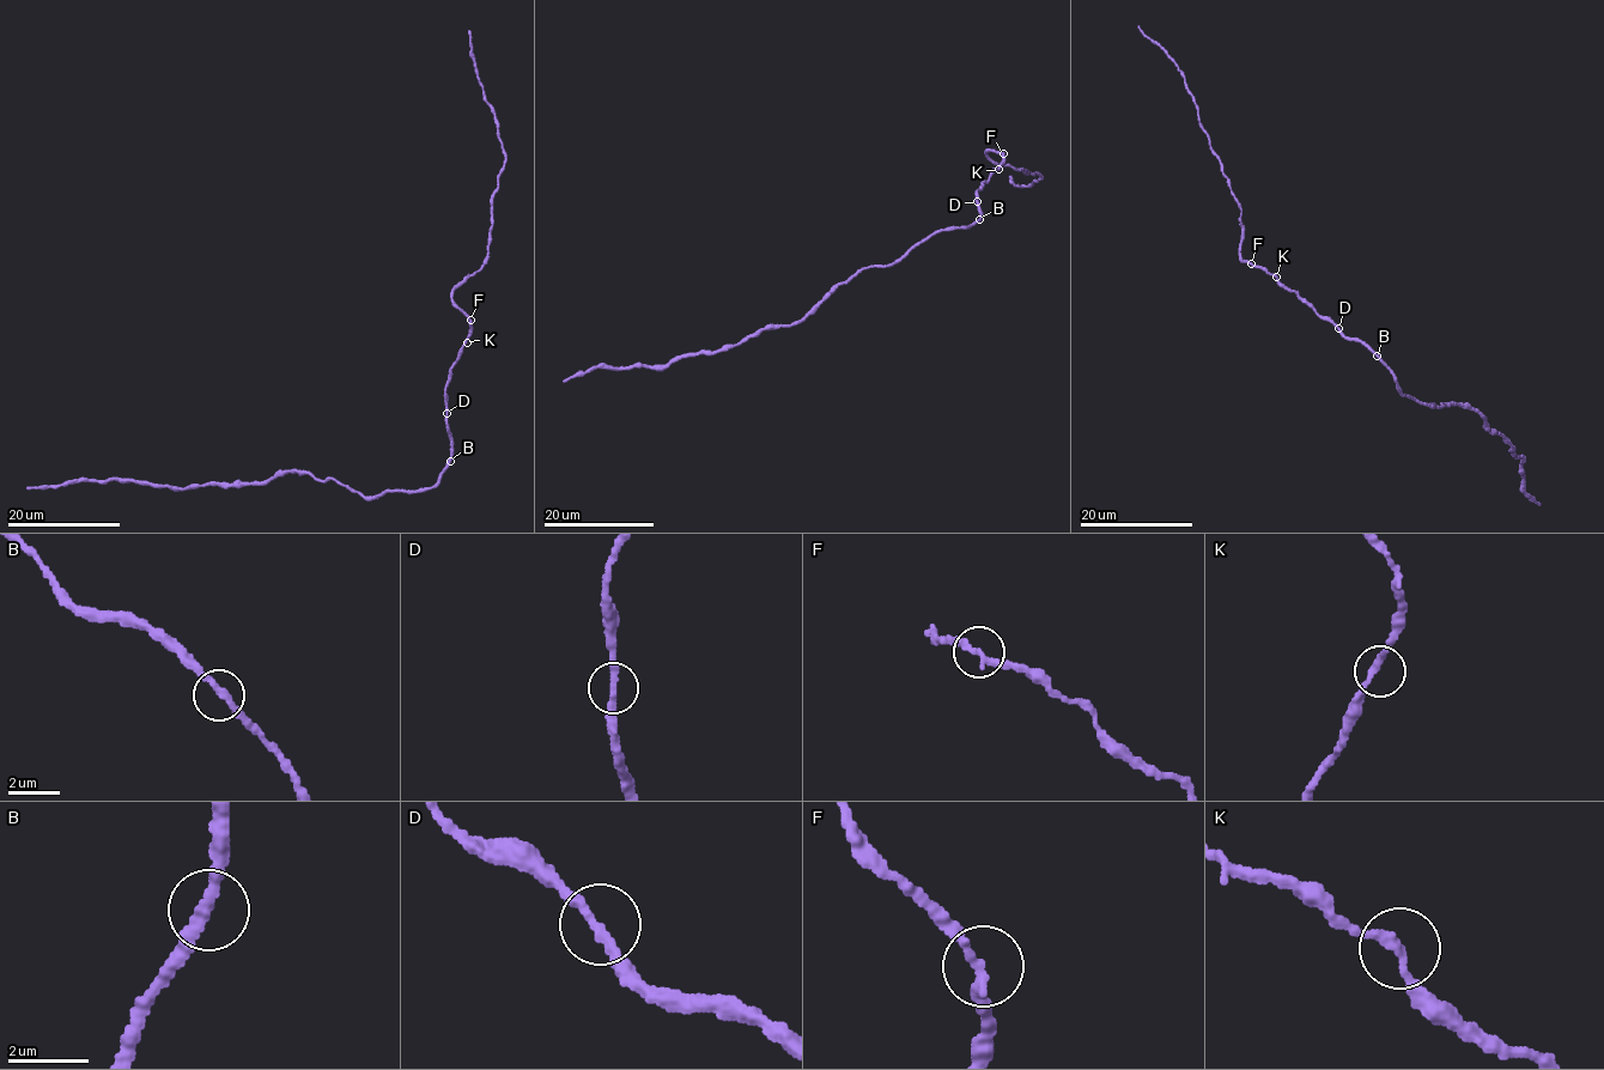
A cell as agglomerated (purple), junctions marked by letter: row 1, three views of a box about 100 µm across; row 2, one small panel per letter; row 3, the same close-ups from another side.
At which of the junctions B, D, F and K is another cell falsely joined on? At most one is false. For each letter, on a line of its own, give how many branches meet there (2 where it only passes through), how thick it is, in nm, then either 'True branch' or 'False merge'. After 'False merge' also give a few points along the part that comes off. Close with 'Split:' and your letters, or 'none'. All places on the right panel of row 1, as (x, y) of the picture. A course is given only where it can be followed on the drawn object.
B: Branches: 2. Thickness 300 nm. True branch
D: Branches: 2. Thickness 280 nm. True branch
F: Branches: 2. Thickness 260 nm. True branch
K: Branches: 2. Thickness 260 nm. True branch
Split: none

